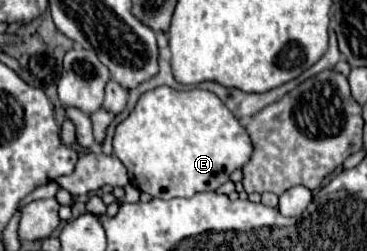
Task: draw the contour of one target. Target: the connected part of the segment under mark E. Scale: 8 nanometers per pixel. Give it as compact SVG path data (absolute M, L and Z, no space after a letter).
M157 87L143 93L131 115L117 125L113 151L125 163L129 179L139 191L173 199L191 197L199 191L217 191L235 169L249 161L253 143L239 119L215 93Z

